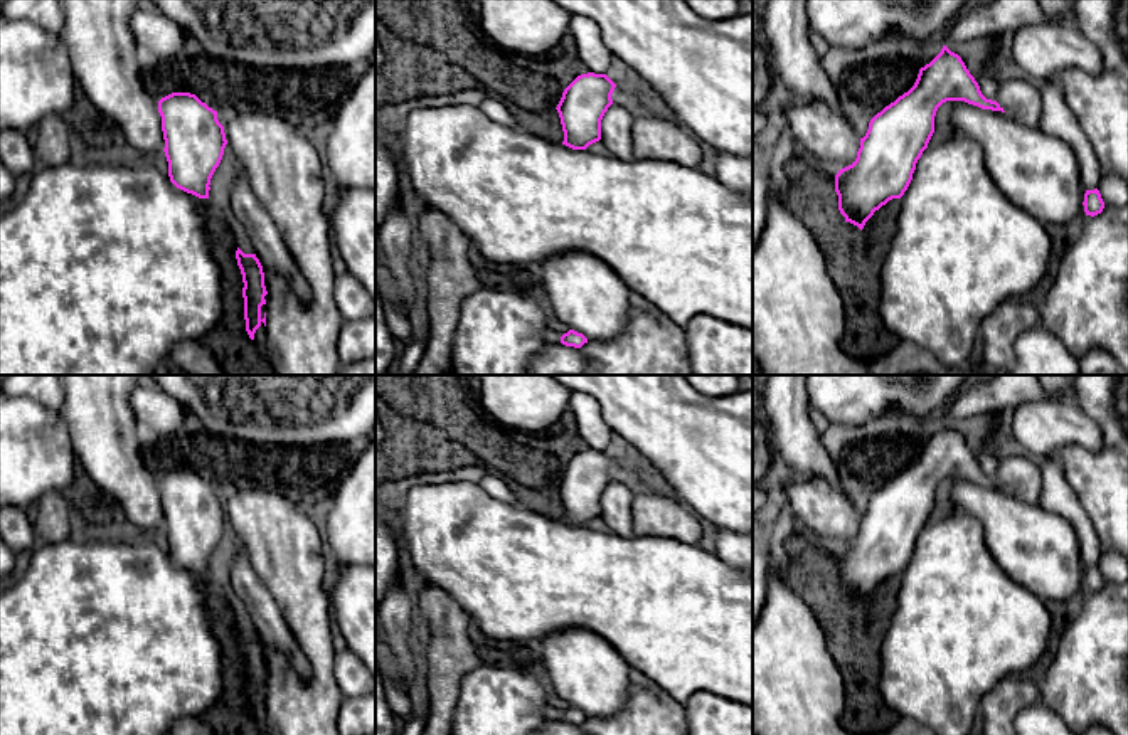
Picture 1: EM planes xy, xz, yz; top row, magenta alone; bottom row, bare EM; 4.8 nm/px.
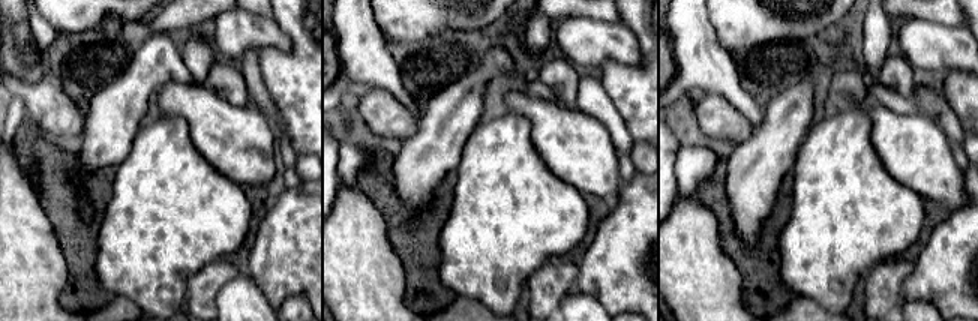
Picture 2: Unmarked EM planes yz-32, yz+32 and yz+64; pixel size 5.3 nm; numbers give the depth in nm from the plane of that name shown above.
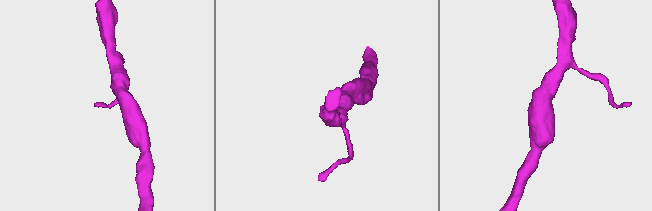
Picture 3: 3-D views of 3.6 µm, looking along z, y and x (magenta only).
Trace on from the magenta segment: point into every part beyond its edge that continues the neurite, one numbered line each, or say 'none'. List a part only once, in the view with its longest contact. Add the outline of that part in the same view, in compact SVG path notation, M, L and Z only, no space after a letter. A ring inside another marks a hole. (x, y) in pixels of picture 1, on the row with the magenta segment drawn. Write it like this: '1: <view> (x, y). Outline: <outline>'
none

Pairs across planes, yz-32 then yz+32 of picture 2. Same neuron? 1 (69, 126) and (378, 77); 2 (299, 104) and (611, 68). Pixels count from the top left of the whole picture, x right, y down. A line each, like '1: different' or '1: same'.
1: different
2: same

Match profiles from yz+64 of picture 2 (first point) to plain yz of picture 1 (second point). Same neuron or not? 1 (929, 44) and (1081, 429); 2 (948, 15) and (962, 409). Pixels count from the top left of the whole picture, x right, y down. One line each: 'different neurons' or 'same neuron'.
1: same neuron
2: same neuron

